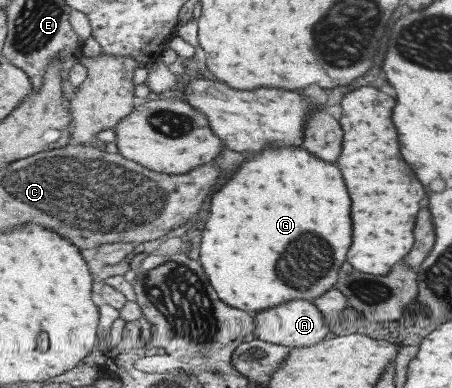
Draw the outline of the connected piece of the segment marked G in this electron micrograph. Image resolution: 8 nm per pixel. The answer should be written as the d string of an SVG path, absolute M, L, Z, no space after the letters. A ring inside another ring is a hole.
M268 148L248 160L212 198L210 218L202 242L202 266L228 306L258 314L298 298L312 301L338 284L346 254L352 246L352 198L338 166L302 148Z

